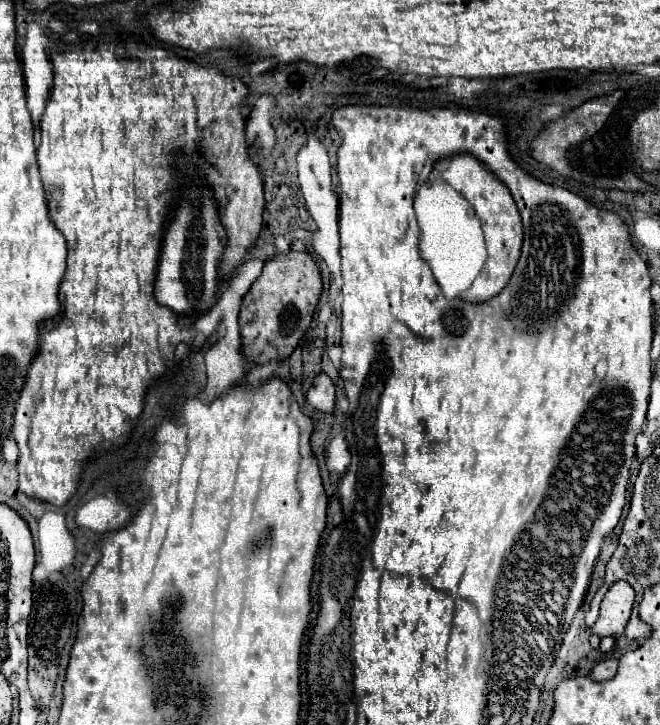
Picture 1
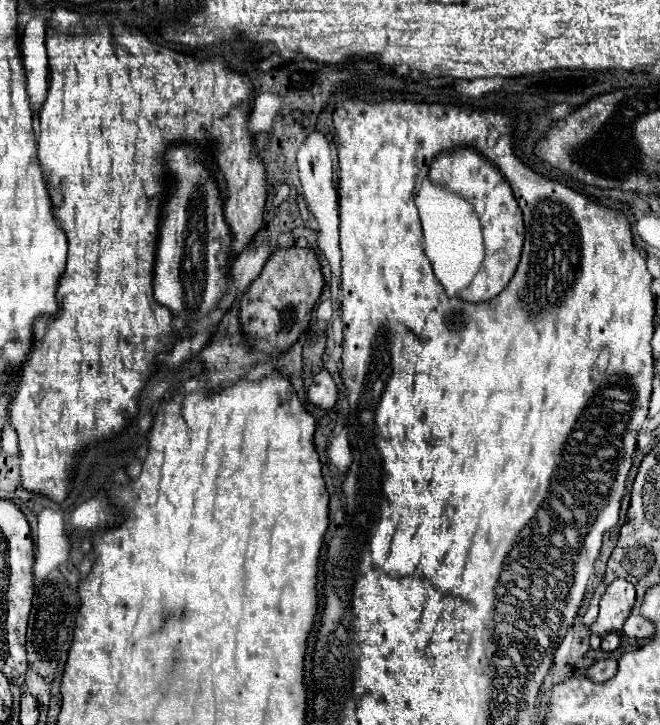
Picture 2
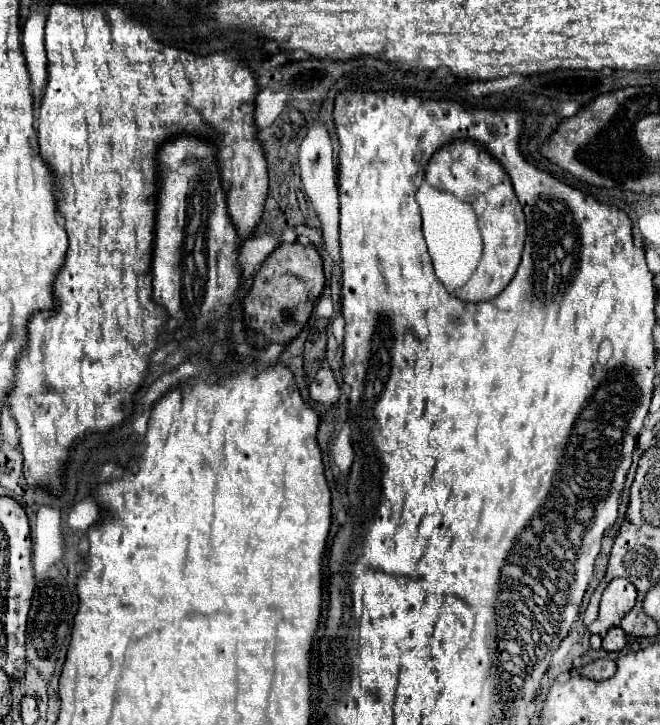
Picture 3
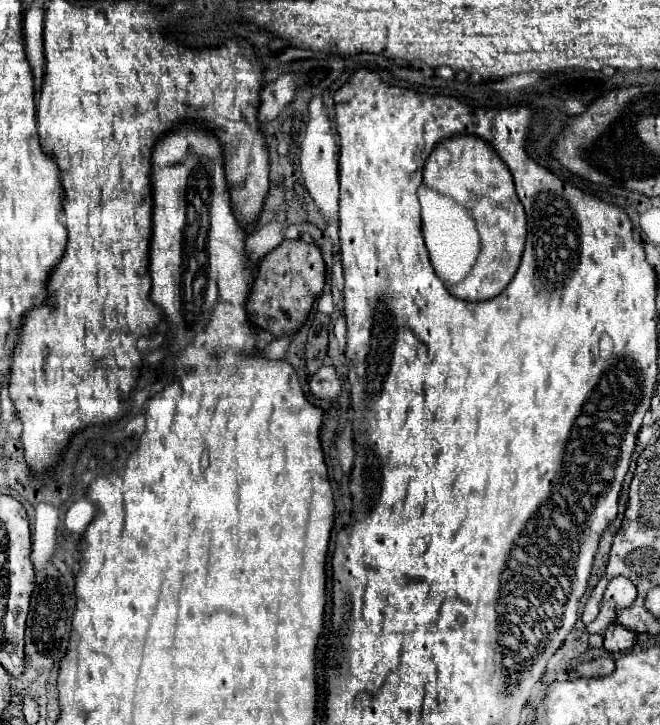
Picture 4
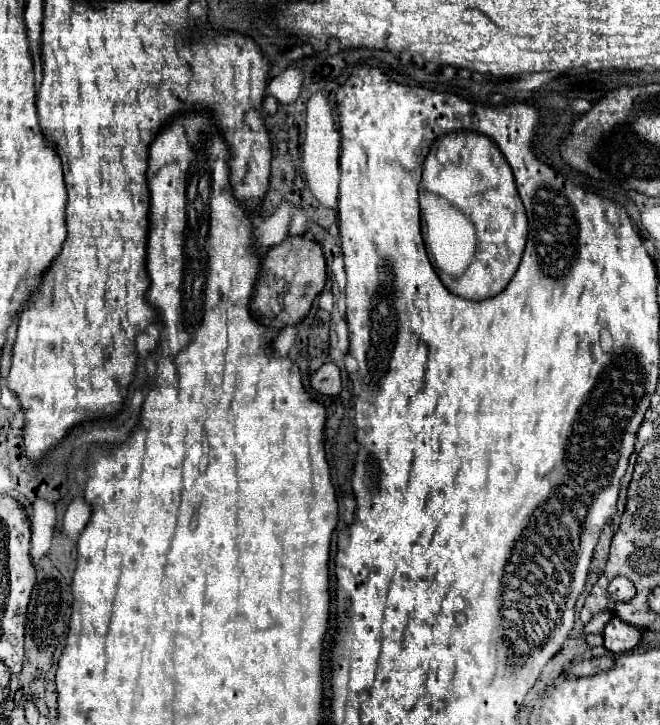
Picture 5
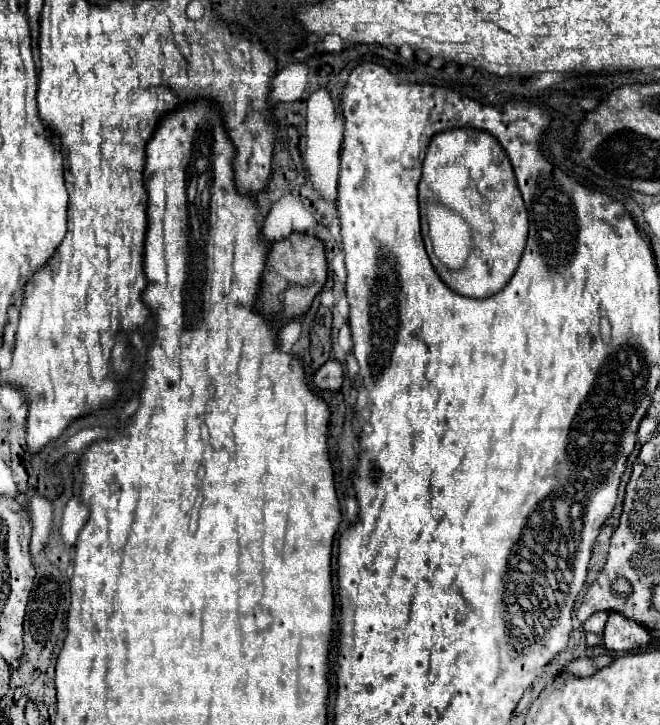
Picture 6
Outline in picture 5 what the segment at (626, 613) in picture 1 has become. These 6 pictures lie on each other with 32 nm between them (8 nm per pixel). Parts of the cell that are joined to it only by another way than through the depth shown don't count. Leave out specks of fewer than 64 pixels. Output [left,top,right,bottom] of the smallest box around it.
[584,576,636,634]

